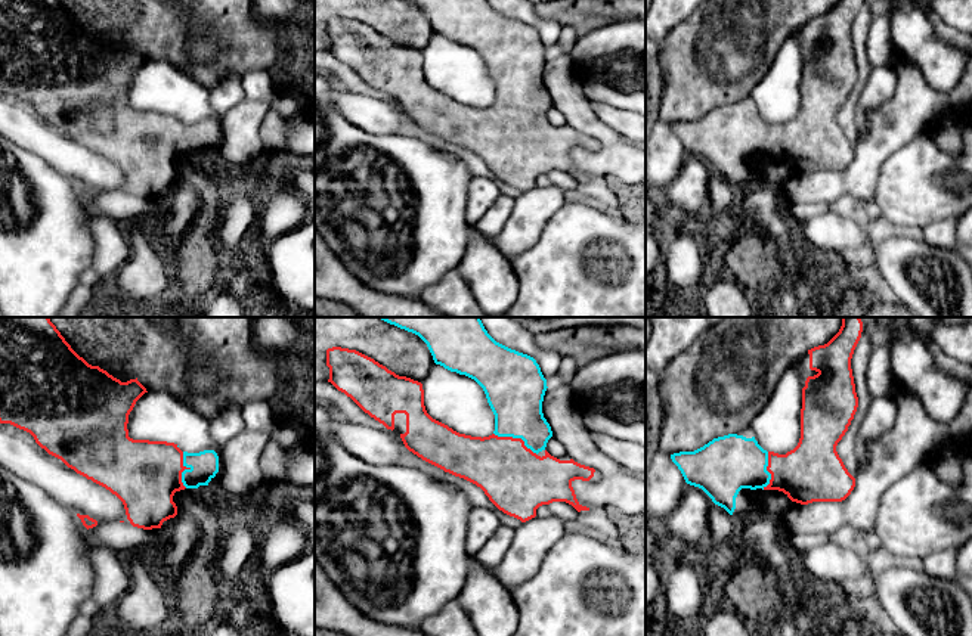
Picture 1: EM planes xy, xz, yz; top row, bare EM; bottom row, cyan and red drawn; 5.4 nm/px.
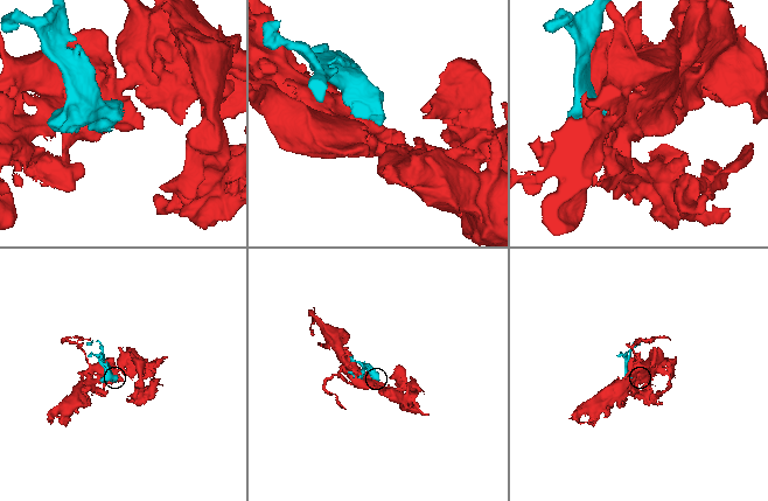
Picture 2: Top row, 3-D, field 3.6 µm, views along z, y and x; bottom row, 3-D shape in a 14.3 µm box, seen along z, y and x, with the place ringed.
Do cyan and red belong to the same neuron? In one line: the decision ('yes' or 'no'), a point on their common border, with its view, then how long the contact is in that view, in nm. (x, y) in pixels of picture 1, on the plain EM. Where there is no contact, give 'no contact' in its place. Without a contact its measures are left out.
yes; meets cyan in xz at (516, 106); contact 260 nm long

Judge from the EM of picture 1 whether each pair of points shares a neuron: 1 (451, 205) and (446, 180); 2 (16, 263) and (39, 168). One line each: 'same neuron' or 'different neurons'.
1: same neuron
2: same neuron

